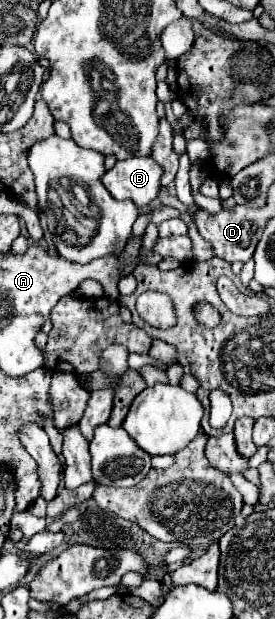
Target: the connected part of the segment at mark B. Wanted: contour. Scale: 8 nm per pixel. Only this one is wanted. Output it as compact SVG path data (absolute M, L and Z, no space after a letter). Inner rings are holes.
M128 158L106 170L102 184L116 200L132 200L142 208L158 196L160 176L162 168L152 158Z

